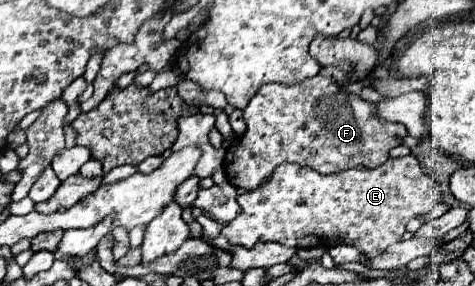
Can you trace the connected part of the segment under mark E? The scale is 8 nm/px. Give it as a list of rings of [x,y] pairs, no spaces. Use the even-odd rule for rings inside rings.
[[[413,155],[393,159],[389,157],[383,165],[375,169],[365,167],[353,167],[347,171],[339,171],[333,175],[321,175],[313,169],[305,169],[293,163],[279,165],[271,179],[255,191],[243,193],[237,197],[241,205],[241,215],[227,223],[221,231],[221,235],[231,245],[241,245],[247,249],[253,249],[257,243],[265,241],[277,241],[283,245],[295,245],[295,247],[333,247],[333,245],[351,245],[357,247],[365,257],[373,259],[393,243],[399,243],[405,235],[407,223],[433,209],[433,205],[441,203],[441,191],[433,185],[431,177],[427,177],[421,171],[419,161]]]

